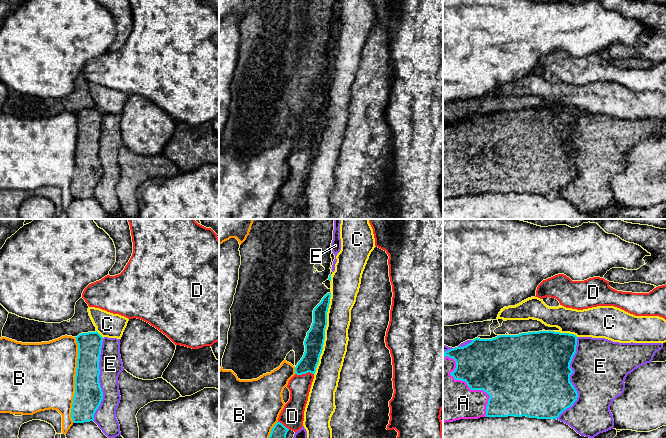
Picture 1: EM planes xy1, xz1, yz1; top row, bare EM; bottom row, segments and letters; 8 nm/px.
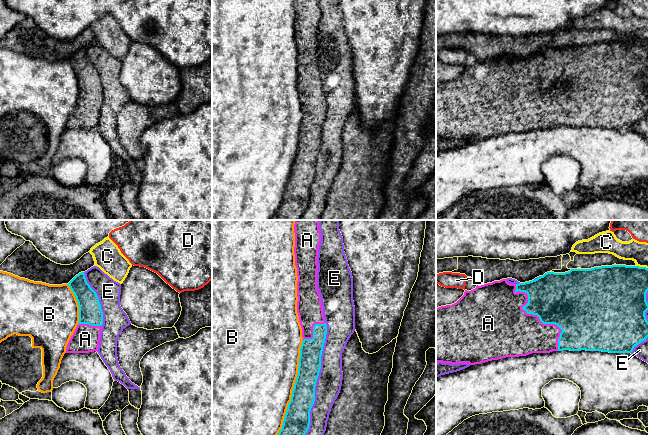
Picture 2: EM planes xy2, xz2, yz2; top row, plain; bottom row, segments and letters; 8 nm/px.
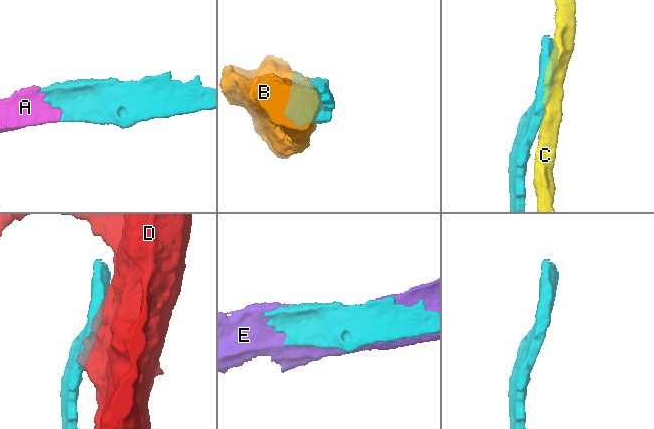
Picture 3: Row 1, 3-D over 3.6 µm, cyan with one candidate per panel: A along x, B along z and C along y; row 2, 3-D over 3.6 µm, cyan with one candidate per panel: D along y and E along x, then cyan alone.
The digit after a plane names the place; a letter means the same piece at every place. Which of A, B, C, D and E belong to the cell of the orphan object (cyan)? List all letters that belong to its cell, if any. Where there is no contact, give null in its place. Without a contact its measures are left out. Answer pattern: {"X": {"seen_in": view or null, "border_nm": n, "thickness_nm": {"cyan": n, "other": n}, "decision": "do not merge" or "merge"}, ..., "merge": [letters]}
{"A": {"seen_in": "yz2", "border_nm": 650, "thickness_nm": {"cyan": 420, "other": 400}, "decision": "merge"}, "B": {"seen_in": "xz2", "border_nm": 850, "thickness_nm": {"cyan": 220, "other": 500}, "decision": "do not merge"}, "C": {"seen_in": "xz1", "border_nm": 700, "thickness_nm": {"cyan": 160, "other": 190}, "decision": "do not merge"}, "D": {"seen_in": "xz1", "border_nm": 150, "thickness_nm": {"cyan": 140, "other": 180}, "decision": "do not merge"}, "E": {"seen_in": "xz2", "border_nm": 1000, "thickness_nm": {"cyan": 190, "other": 200}, "decision": "do not merge"}, "merge": ["A"]}

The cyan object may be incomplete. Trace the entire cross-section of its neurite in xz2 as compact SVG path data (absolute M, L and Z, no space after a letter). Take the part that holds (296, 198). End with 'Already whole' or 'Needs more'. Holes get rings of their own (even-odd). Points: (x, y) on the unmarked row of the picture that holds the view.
M294 0L297 44L297 89L302 104L298 151L283 201L271 220L300 220L310 201L315 162L327 110L321 73L317 65L317 33L321 18L319 0Z. Needs more

